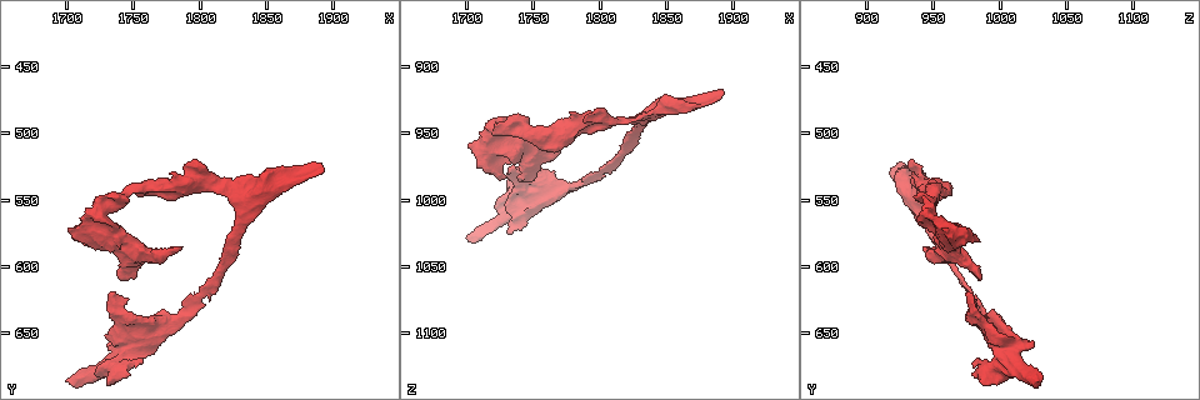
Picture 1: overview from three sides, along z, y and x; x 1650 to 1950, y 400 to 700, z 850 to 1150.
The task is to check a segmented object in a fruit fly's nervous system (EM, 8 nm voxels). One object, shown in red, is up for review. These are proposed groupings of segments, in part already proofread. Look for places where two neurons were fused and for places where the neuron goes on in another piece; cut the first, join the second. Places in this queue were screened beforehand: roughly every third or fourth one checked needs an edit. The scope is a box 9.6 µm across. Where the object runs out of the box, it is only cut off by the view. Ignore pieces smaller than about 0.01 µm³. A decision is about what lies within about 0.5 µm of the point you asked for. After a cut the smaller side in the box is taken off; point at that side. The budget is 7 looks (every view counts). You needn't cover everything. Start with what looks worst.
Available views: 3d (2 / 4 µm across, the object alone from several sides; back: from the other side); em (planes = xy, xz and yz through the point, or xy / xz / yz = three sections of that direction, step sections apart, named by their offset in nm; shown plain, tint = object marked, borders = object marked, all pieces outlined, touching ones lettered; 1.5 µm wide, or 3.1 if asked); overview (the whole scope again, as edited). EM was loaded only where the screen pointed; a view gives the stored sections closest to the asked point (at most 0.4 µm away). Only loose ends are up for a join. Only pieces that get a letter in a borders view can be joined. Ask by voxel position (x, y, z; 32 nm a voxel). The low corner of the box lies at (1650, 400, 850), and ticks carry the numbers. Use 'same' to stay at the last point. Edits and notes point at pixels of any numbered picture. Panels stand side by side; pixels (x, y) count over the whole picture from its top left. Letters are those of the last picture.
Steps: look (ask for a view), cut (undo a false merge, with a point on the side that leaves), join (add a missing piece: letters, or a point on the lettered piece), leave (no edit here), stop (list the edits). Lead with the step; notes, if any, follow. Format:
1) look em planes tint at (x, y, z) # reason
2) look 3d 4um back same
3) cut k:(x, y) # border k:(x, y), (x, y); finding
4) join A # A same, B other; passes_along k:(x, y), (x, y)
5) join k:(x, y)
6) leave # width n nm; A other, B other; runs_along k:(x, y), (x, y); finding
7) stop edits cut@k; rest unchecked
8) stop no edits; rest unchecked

look em planes plain at (1832, 552, 938) # branch point

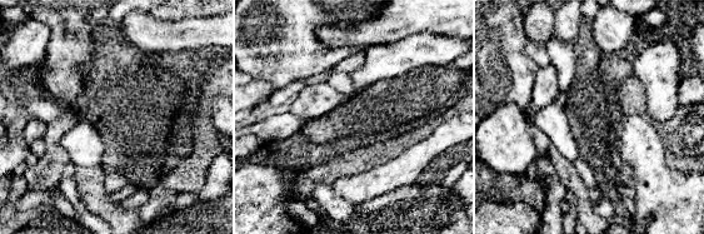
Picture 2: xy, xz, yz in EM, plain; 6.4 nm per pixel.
look em planes borders same

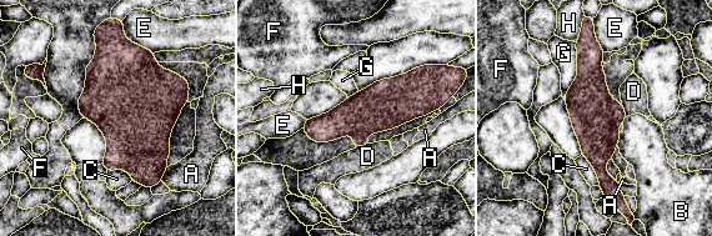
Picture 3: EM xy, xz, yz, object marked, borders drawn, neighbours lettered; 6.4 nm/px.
leave # A other, B other, C other, D other, E other, F other, G other, H other; border 3:(576, 43), (577, 76), (565, 98); one neuron here

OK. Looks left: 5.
look em xy step 8 borders at (1748, 682, 978) # an open end

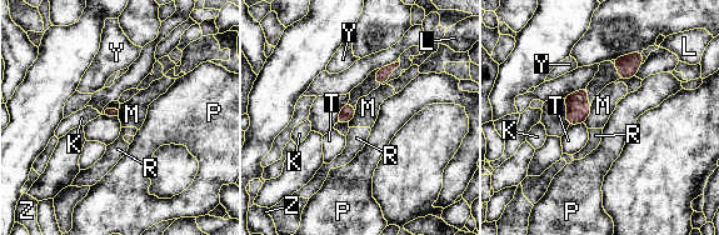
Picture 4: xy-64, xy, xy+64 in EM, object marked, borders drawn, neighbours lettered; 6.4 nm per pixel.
look em planes borders same

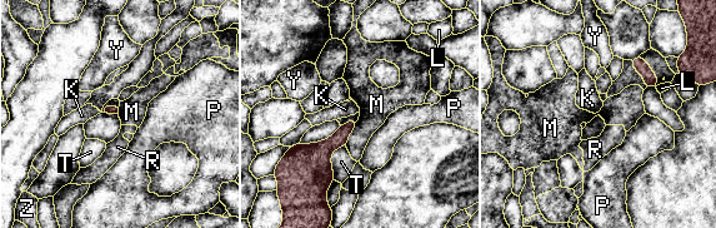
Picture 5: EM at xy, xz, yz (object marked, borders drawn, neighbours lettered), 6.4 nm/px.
leave # K other, L other, M other, P other, R other, T other, Y other, Z other; border 5:(356, 119), (350, 119), (341, 125); no lettered piece goes on from it

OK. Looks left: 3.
look em yz step 4 tint at (1750, 586, 960) # branch point

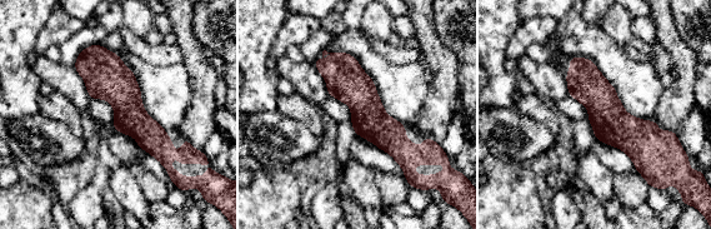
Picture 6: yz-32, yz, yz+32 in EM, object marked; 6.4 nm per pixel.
look em planes borders same # another direction

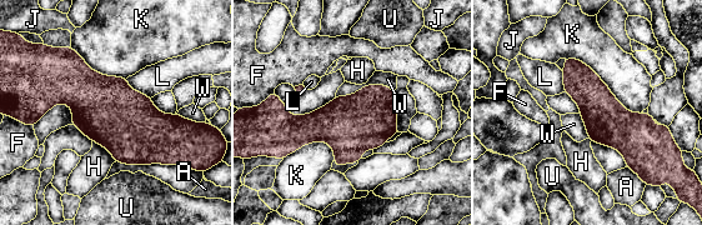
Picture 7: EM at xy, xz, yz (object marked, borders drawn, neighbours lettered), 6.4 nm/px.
leave # A other, F other, H other, J other, K other, L other, U other, W other; runs_along 7:(567, 61), (630, 131), (662, 131); one neuron here

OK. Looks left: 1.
stop no edits; rest unchecked

